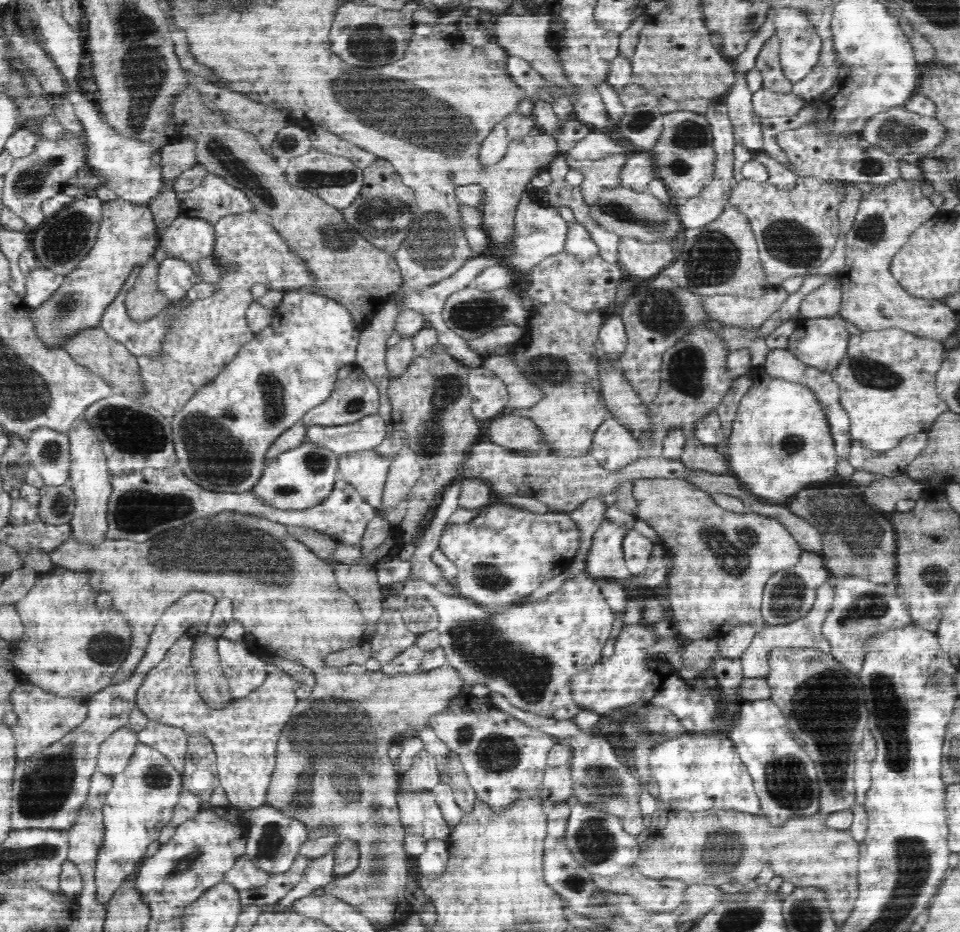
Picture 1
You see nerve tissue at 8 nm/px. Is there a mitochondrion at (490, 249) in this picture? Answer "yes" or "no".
no

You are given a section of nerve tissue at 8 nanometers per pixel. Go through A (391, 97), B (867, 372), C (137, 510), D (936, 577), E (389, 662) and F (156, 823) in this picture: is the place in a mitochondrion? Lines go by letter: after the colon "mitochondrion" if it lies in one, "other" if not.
A: mitochondrion
B: mitochondrion
C: mitochondrion
D: mitochondrion
E: other
F: other

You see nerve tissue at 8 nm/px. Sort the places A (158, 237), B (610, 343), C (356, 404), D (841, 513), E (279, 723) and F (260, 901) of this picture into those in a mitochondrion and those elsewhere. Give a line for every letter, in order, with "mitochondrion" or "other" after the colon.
A: other
B: other
C: mitochondrion
D: mitochondrion
E: mitochondrion
F: other

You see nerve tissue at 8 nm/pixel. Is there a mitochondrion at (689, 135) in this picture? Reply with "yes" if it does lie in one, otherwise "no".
yes

